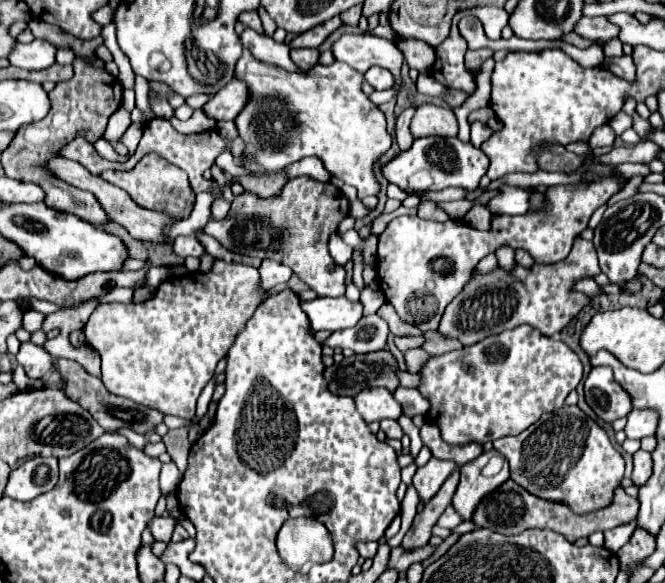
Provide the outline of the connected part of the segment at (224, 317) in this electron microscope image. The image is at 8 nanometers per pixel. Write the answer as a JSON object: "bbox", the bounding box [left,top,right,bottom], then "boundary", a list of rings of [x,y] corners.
{"bbox":[83,260,261,420],"boundary":[[[217,260],[209,274],[191,272],[165,280],[147,302],[97,306],[83,330],[89,346],[101,354],[101,380],[111,394],[191,420],[201,390],[261,296],[257,268]]]}

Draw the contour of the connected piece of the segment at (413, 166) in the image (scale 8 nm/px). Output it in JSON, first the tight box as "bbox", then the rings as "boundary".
{"bbox":[381,136,489,196],"boundary":[[[427,136],[427,138],[417,138],[411,146],[411,150],[407,152],[399,152],[391,162],[387,162],[381,172],[387,178],[389,184],[399,186],[401,190],[419,196],[419,192],[437,192],[437,190],[445,190],[445,188],[463,188],[467,192],[473,192],[481,178],[485,176],[489,168],[489,160],[485,156],[485,152],[481,148],[475,148],[471,142],[461,142],[459,138],[439,138],[439,136]]]}

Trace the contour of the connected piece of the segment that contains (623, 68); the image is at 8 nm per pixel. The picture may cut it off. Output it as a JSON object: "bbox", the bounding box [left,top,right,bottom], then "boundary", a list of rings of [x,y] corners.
{"bbox":[609,56,635,82],"boundary":[[[621,56],[621,58],[609,60],[609,68],[615,76],[619,76],[627,82],[635,82],[635,64],[633,64],[631,56]]]}

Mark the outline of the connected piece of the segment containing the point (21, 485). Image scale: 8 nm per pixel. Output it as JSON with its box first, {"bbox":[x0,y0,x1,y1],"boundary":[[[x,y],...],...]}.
{"bbox":[5,456,57,502],"boundary":[[[35,456],[11,472],[5,494],[9,498],[29,502],[39,494],[51,490],[55,484],[57,484],[57,460]]]}

